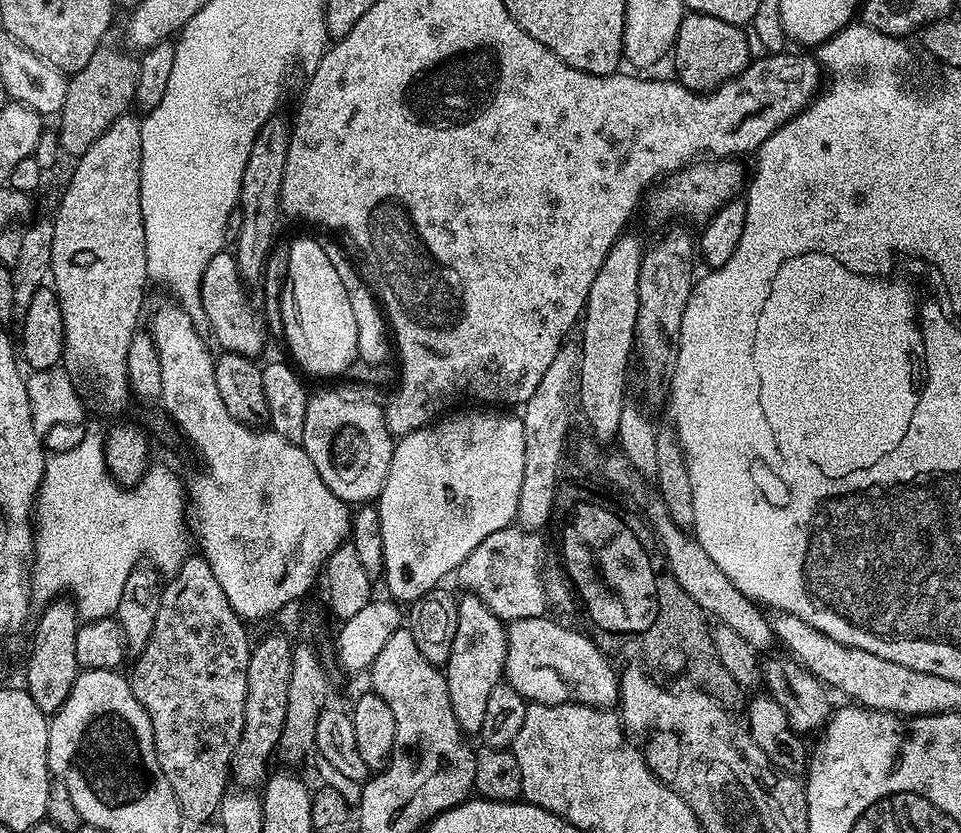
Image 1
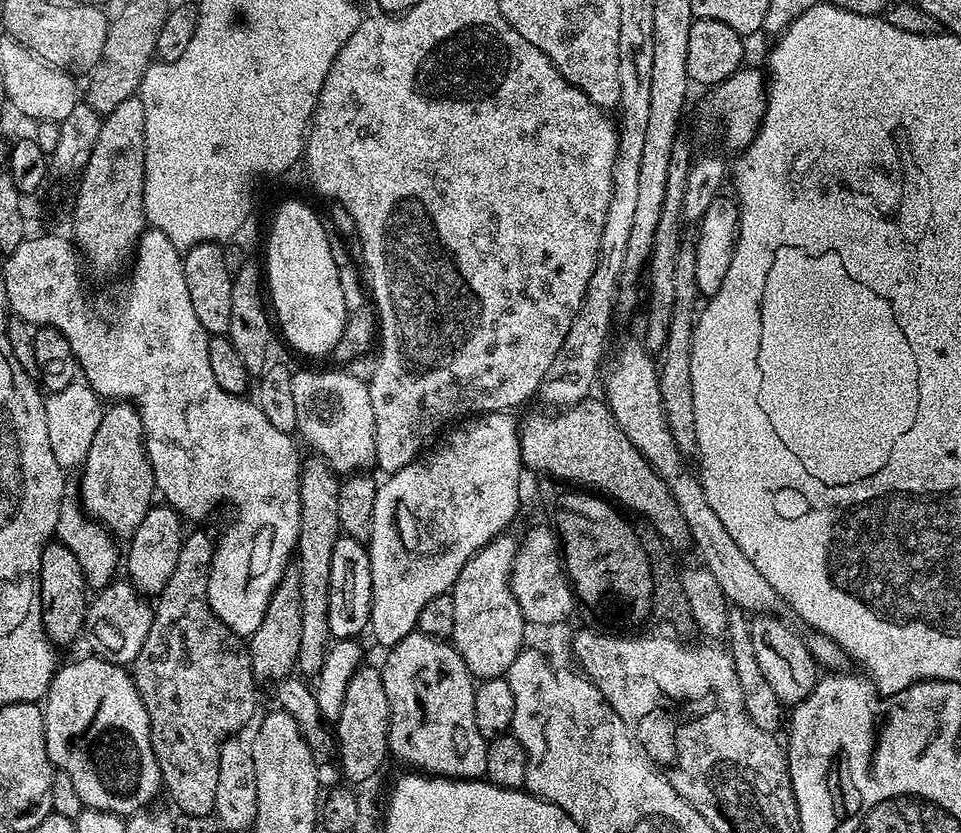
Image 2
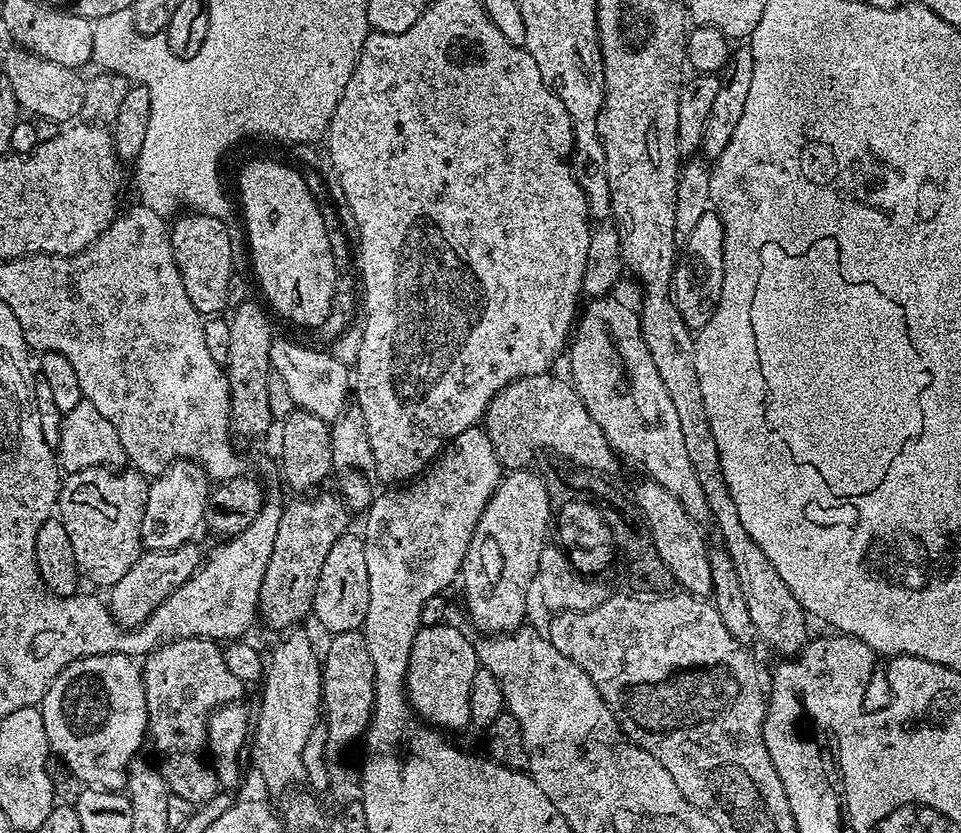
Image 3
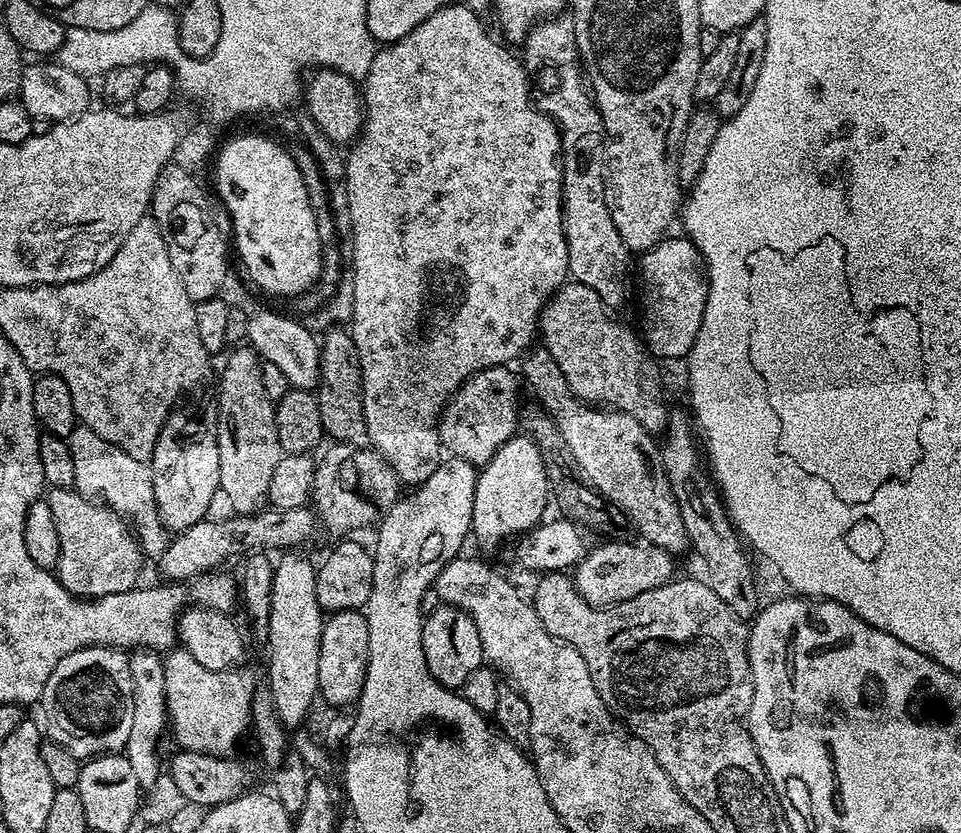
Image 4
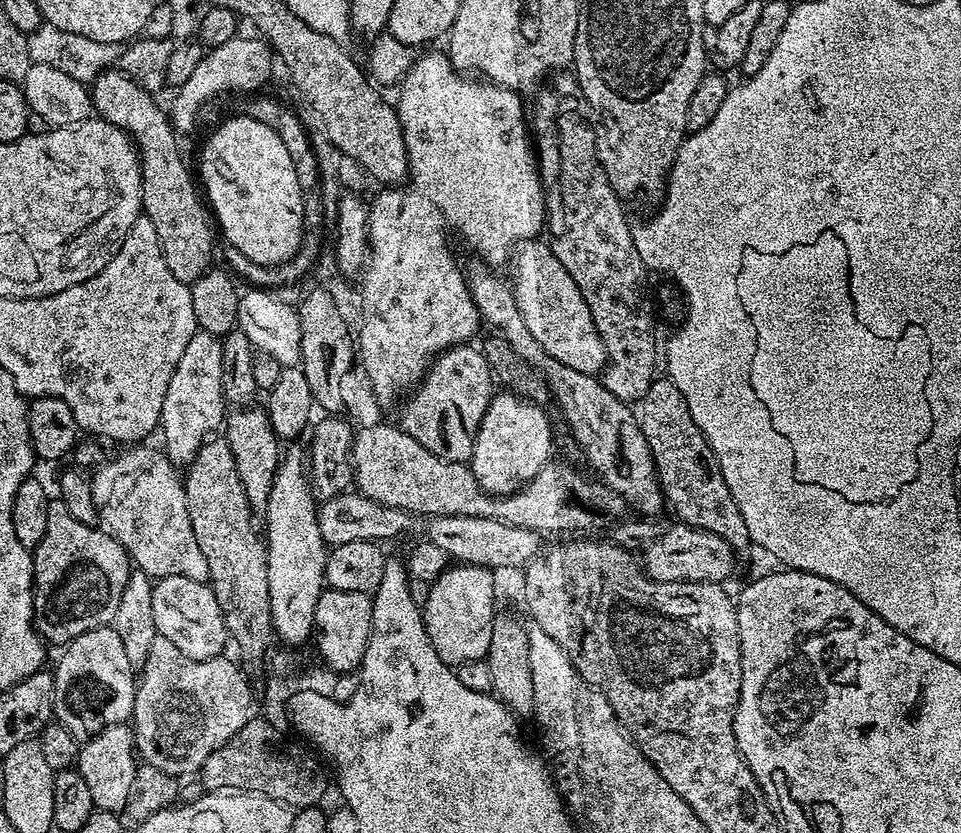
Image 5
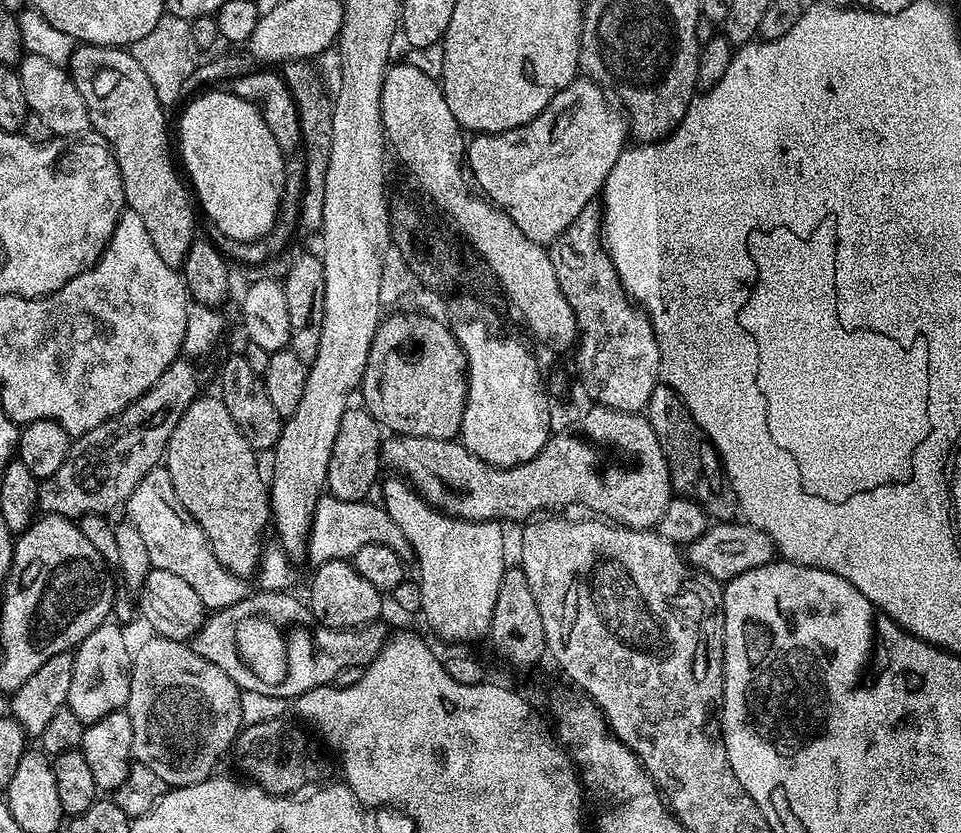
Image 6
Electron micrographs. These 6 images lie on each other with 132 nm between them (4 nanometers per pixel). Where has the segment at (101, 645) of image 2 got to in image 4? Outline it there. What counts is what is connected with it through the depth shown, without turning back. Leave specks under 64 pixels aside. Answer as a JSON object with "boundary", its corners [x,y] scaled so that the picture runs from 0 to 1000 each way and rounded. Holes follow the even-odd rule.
{"boundary":[[[317,607],[307,610],[306,612],[273,612],[265,619],[251,619],[249,617],[238,618],[238,624],[221,624],[213,622],[202,631],[198,631],[189,640],[178,645],[175,659],[164,669],[166,687],[172,697],[187,699],[183,696],[196,696],[199,691],[203,694],[211,693],[220,688],[228,677],[236,675],[240,667],[253,669],[255,665],[279,665],[282,658],[291,658],[290,660],[308,660],[325,643],[325,637],[331,634],[331,621],[324,609]]]}

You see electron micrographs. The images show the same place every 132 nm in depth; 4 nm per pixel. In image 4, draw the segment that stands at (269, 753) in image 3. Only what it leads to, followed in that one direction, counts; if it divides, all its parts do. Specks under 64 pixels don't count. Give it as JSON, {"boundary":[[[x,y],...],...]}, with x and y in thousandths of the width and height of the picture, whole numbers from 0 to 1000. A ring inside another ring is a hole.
{"boundary":[[[300,660],[290,673],[286,673],[287,688],[284,694],[284,713],[281,723],[279,784],[279,816],[277,825],[285,833],[285,848],[289,852],[289,862],[297,874],[308,876],[320,860],[325,844],[330,844],[333,825],[331,824],[331,776],[335,771],[335,756],[339,743],[331,723],[329,712],[329,682],[313,664]]]}

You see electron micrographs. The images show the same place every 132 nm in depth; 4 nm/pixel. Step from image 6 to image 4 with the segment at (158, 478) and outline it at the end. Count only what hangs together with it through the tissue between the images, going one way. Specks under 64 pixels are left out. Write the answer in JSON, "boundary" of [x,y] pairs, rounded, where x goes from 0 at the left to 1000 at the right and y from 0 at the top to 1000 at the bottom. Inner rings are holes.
{"boundary":[[[81,511],[76,516],[75,522],[70,525],[74,549],[77,550],[77,586],[85,594],[99,598],[107,603],[112,609],[118,610],[124,619],[128,619],[133,625],[144,652],[146,661],[151,669],[164,670],[177,652],[177,640],[172,634],[169,622],[164,622],[164,607],[160,603],[160,574],[158,573],[157,561],[151,553],[144,550],[135,550],[131,540],[124,538],[118,529],[106,526],[98,521],[98,516]]]}

